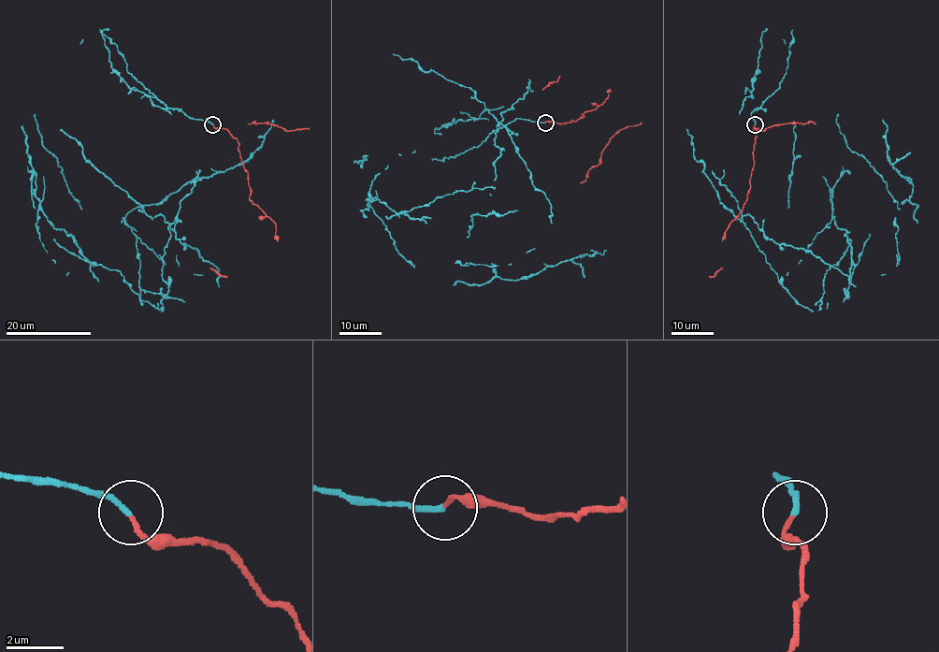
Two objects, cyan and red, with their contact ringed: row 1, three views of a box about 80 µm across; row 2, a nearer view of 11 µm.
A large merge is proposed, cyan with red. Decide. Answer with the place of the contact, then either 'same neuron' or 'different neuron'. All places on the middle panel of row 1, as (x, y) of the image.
at (545, 123); different neuron

